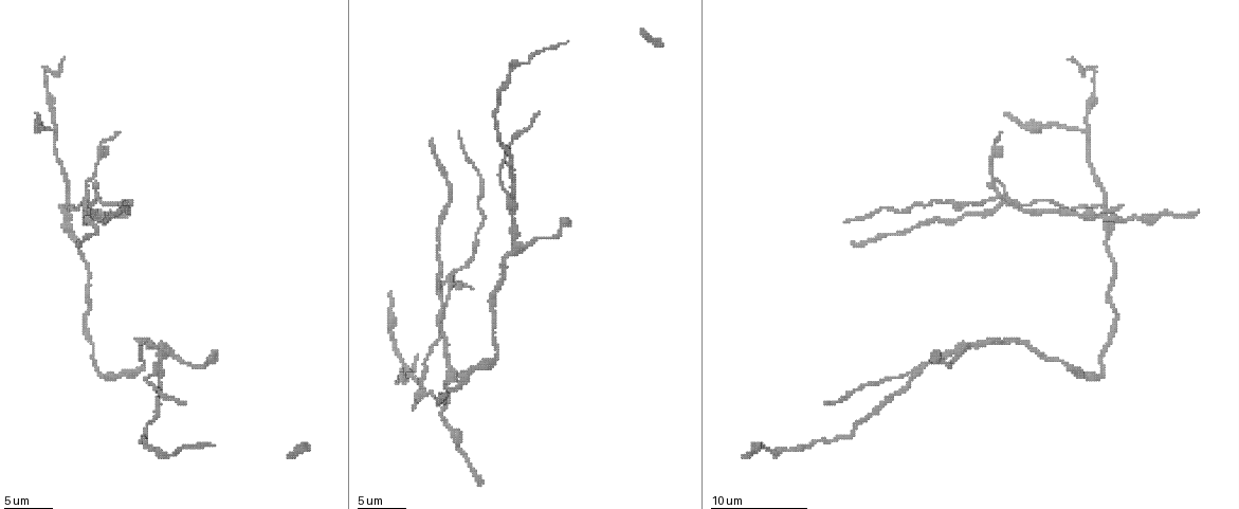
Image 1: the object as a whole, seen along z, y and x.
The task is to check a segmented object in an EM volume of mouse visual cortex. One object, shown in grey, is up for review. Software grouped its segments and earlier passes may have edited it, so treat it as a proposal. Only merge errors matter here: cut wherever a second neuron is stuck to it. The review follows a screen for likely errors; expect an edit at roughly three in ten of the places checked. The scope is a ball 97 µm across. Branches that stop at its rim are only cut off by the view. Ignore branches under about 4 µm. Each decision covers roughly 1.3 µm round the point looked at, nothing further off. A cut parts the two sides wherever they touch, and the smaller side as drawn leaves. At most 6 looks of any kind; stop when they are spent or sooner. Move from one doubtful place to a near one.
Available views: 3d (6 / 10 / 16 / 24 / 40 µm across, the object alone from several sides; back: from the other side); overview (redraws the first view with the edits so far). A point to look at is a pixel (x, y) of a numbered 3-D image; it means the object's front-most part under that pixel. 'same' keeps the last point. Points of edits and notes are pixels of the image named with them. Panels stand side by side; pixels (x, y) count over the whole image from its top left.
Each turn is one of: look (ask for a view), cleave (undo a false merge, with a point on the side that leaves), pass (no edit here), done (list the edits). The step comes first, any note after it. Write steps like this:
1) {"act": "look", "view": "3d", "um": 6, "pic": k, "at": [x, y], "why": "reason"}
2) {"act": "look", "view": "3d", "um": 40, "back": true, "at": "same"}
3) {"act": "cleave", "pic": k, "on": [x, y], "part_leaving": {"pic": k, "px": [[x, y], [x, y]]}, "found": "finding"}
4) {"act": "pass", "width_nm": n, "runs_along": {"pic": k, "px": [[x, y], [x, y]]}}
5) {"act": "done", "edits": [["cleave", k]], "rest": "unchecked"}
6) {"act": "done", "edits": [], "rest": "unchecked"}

{"act": "look", "view": "3d", "um": 6, "pic": 1, "at": [1102, 376], "why": "thick turns thin"}

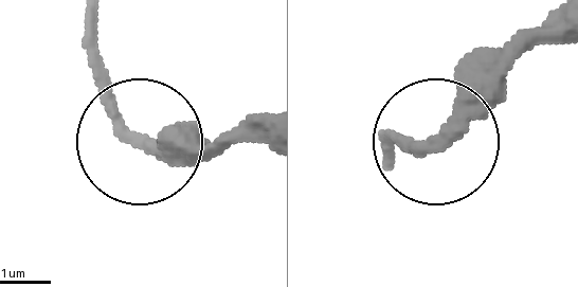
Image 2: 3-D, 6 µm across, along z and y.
{"act": "pass", "runs_along": {"pic": 2, "px": [[269, 112], [205, 149], [143, 141], [122, 125], [84, 40]]}, "found": "all the same neuron"}

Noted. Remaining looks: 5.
{"act": "look", "view": "3d", "um": 16, "pic": 1, "at": [913, 379], "why": "arms part here"}

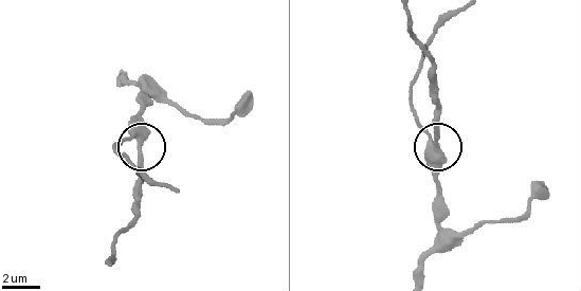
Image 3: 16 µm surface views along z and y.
{"act": "pass", "width_nm": 270, "runs_along": {"pic": 3, "px": [[416, 277], [440, 230], [440, 192], [435, 143], [413, 112]]}, "found": "all the same neuron"}

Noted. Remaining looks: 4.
{"act": "look", "view": "3d", "um": 16, "pic": 1, "at": [516, 243]}

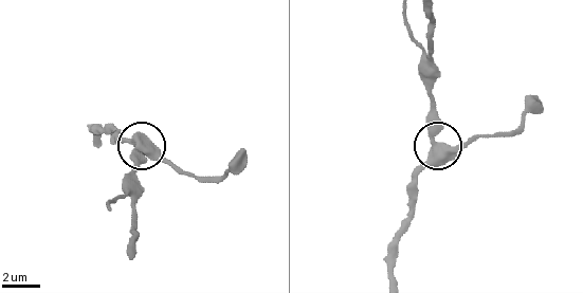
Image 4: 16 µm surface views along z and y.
{"act": "look", "view": "3d", "um": 6, "pic": 4, "at": [439, 145]}

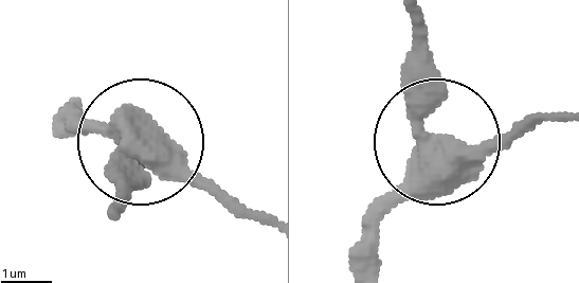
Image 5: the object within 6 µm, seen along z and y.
{"act": "pass", "runs_along": {"pic": 5, "px": [[62, 113], [177, 155], [261, 223]]}, "found": "one neuron here"}

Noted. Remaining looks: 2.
{"act": "done", "edits": [], "rest": "unchecked"}

